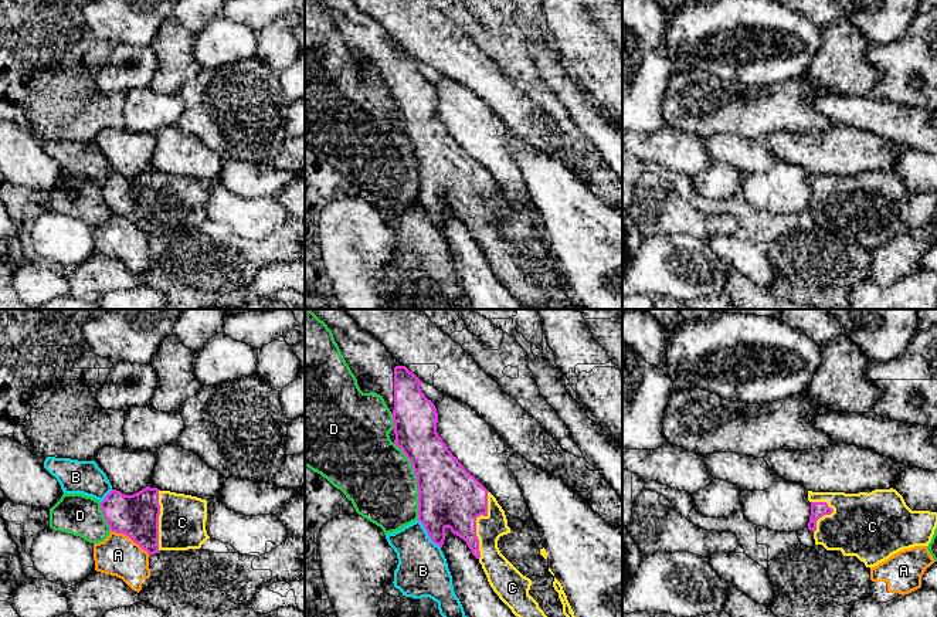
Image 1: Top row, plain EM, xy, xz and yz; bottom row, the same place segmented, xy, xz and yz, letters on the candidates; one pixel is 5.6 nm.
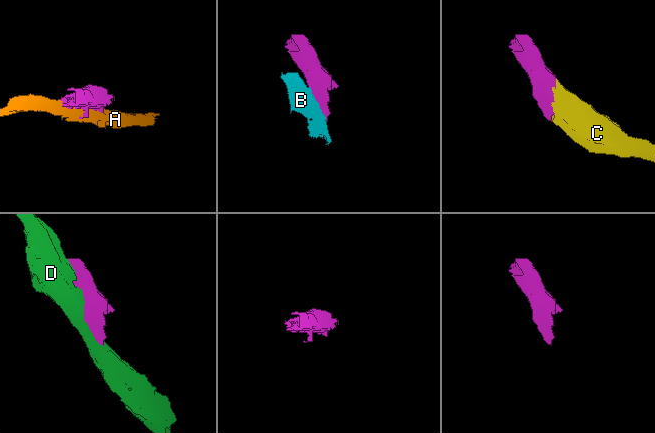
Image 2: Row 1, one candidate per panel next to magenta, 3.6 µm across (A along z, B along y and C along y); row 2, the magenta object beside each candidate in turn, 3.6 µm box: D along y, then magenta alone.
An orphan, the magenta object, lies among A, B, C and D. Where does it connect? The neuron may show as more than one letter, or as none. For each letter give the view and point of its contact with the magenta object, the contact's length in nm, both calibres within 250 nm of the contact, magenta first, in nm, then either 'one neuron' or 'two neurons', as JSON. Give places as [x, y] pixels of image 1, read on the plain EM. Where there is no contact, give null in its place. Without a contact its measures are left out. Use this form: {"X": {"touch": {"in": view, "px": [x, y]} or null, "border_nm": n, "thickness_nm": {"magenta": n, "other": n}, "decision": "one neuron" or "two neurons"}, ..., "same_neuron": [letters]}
{"A": {"touch": {"in": "xy", "px": [131, 220]}, "border_nm": 260, "thickness_nm": {"magenta": 240, "other": 240}, "decision": "two neurons"}, "B": {"touch": {"in": "xz", "px": [427, 214]}, "border_nm": 220, "thickness_nm": {"magenta": 360, "other": 280}, "decision": "two neurons"}, "C": {"touch": {"in": "xz", "px": [475, 204]}, "border_nm": 380, "thickness_nm": {"magenta": 360, "other": 150}, "decision": "one neuron"}, "D": {"touch": {"in": "xz", "px": [417, 162]}, "border_nm": 460, "thickness_nm": {"magenta": 360, "other": 400}, "decision": "two neurons"}, "same_neuron": ["C"]}

